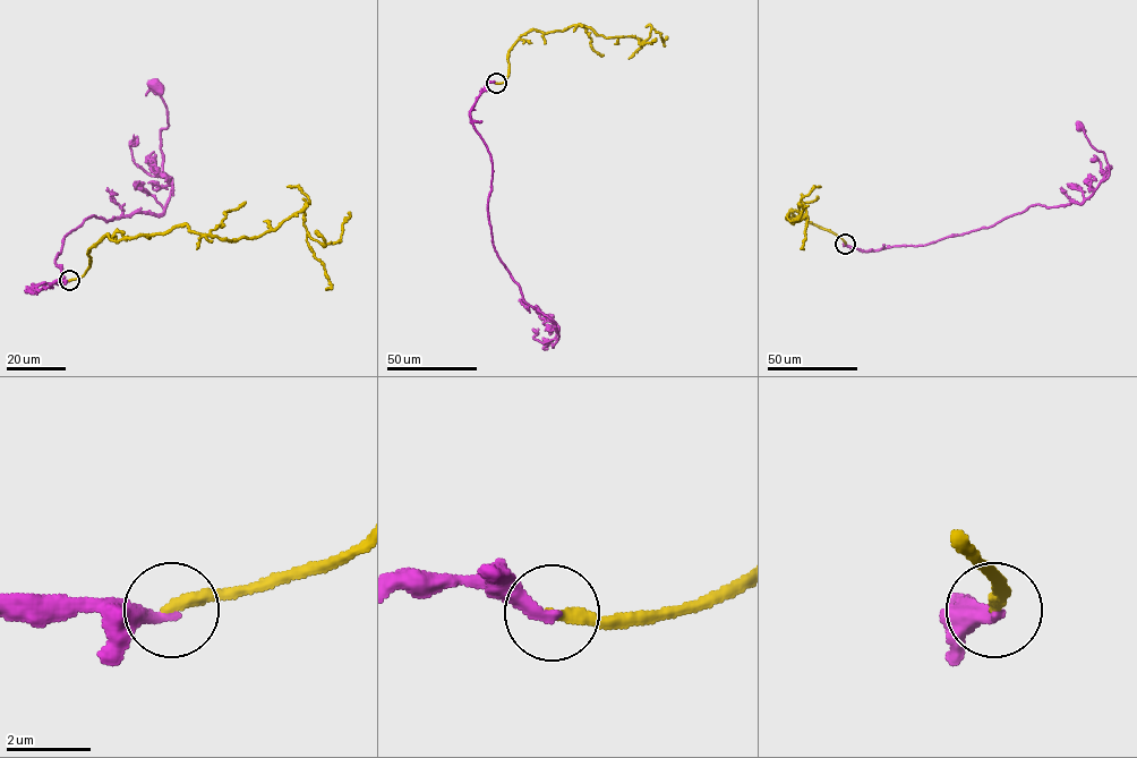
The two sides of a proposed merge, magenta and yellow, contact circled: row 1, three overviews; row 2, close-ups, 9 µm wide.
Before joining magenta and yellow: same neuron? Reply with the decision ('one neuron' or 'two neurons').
two neurons

